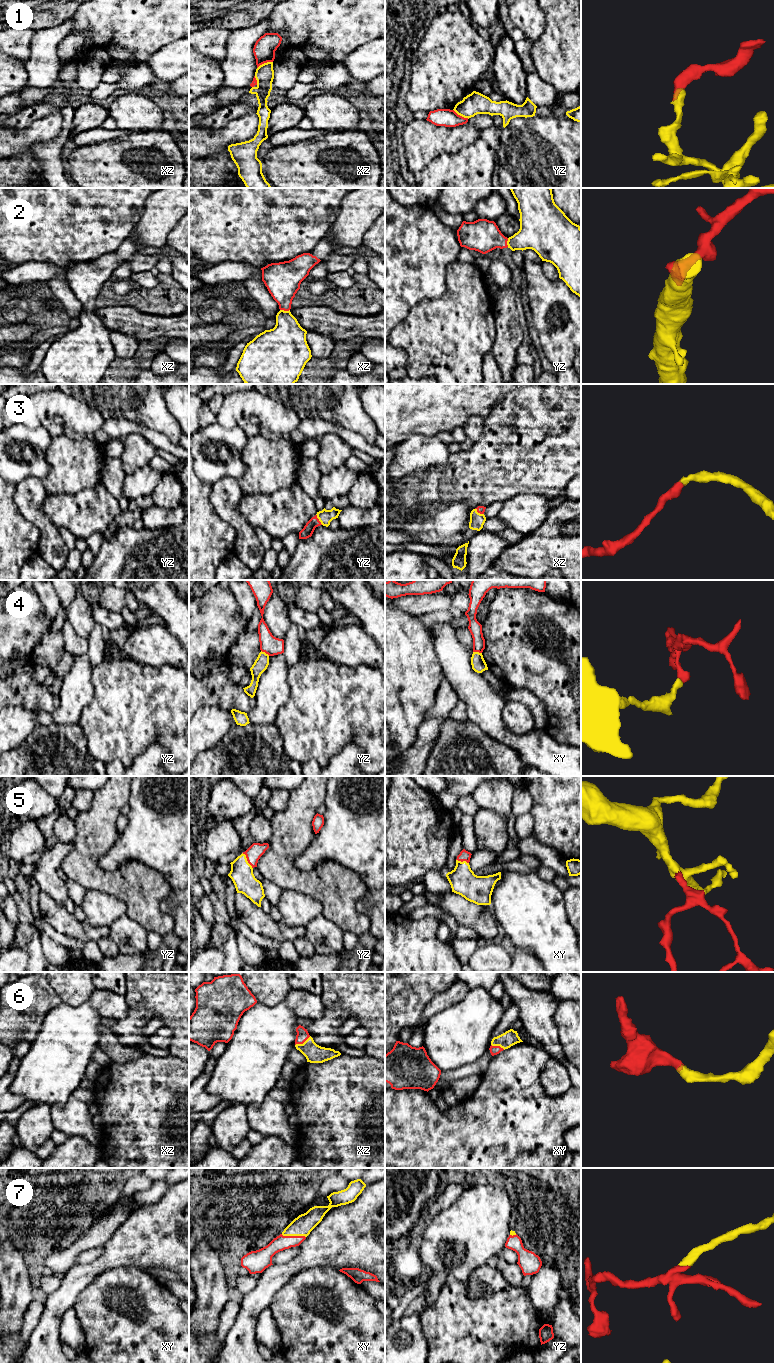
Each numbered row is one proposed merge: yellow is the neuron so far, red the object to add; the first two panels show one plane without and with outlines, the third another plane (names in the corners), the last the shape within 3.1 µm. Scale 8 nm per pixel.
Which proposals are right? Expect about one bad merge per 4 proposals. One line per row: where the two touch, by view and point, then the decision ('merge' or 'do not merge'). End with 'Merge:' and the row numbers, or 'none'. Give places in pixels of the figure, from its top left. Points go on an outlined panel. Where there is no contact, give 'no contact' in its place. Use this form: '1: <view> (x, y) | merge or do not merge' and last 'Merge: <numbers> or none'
1: xz (264, 63) | do not merge
2: xz (285, 311) | merge
3: xz (479, 513) | merge
4: xy (477, 652) | do not merge
5: yz (246, 860) | merge
6: xz (303, 1043) | merge
7: xy (293, 1235) | merge
Merge: 2, 3, 5, 6, 7

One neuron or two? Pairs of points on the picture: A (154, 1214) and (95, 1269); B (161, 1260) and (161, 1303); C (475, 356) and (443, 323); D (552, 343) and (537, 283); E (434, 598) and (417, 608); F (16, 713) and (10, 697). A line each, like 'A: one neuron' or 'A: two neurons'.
A: one neuron
B: two neurons
C: one neuron
D: one neuron
E: one neuron
F: two neurons

